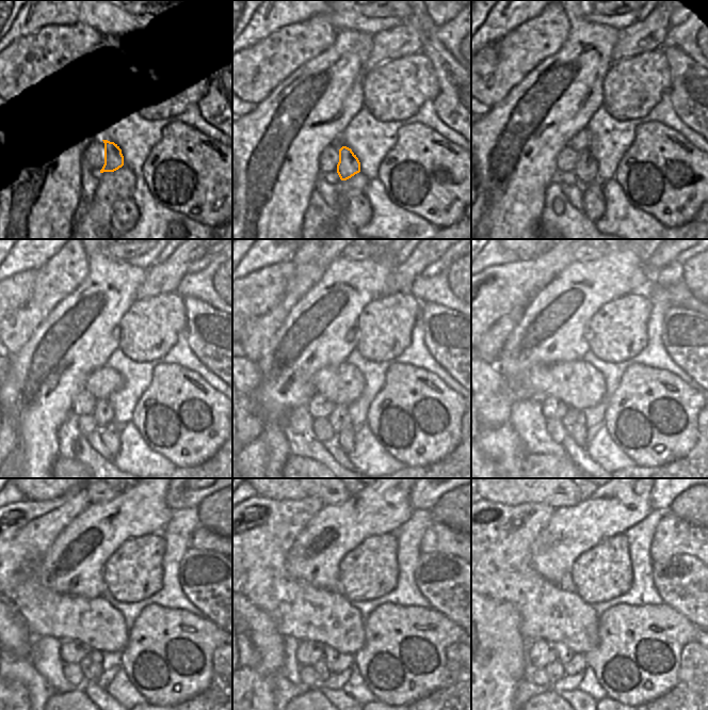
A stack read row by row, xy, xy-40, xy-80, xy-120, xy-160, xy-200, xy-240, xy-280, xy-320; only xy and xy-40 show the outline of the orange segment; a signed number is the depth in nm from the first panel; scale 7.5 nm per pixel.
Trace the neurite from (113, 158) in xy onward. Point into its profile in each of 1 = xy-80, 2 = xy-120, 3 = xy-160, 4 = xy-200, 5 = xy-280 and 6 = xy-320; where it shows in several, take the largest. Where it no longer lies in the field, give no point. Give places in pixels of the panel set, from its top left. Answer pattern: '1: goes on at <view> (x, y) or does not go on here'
1: goes on at xy-80 (585, 170)
2: goes on at xy-120 (102, 414)
3: goes on at xy-160 (339, 420)
4: goes on at xy-200 (574, 423)
5: goes on at xy-280 (321, 667)
6: goes on at xy-320 (554, 672)

